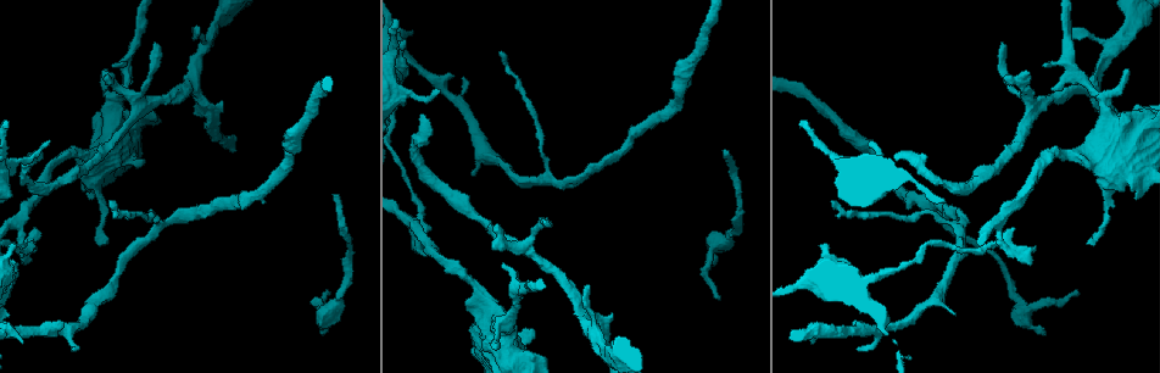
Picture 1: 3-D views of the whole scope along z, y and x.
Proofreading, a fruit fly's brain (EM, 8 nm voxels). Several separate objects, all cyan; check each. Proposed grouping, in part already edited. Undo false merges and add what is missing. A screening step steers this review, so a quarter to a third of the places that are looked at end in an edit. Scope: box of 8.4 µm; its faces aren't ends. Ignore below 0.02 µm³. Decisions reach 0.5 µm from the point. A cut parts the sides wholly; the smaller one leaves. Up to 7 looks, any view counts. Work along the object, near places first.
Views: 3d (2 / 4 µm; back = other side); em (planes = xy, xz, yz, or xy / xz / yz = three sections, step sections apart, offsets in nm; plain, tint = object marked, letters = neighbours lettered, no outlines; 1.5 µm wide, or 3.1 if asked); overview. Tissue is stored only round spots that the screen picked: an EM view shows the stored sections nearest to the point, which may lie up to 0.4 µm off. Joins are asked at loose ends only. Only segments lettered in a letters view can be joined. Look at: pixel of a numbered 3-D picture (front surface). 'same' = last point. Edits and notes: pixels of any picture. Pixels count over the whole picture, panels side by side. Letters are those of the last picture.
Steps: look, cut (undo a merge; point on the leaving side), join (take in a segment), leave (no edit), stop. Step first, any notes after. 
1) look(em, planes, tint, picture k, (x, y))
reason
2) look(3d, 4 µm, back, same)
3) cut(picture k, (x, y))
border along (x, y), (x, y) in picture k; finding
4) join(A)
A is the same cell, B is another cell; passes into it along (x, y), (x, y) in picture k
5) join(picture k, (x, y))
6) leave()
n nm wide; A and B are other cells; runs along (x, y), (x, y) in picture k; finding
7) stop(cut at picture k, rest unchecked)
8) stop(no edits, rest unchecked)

look(3d, 2 µm, picture 1, (412, 250))
an open end

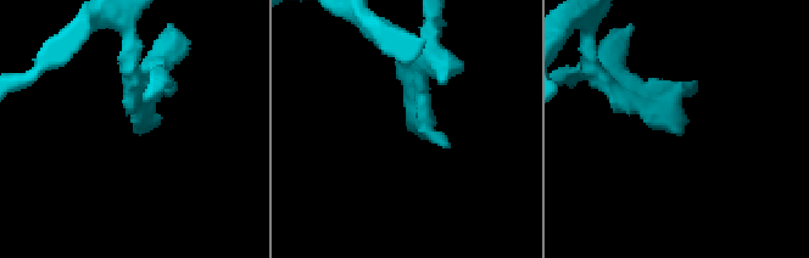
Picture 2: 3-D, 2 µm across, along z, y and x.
look(em, planes, letters, picture 2, (413, 130))

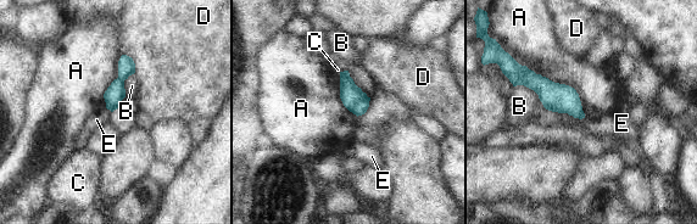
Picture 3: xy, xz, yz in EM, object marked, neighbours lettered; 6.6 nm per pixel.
cut(picture 3, (126, 65))
A, B, C, D and E are other cells; border along (118, 77), (123, 80) in picture 3; two neurons meet here

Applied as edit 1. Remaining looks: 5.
look(overview)

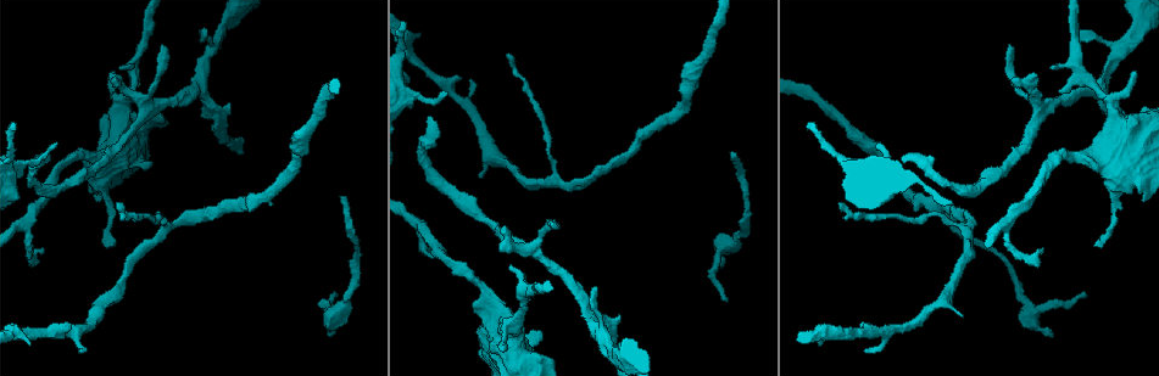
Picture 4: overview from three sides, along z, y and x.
look(em, planes, tint, picture 4, (508, 57))
long arm stops here

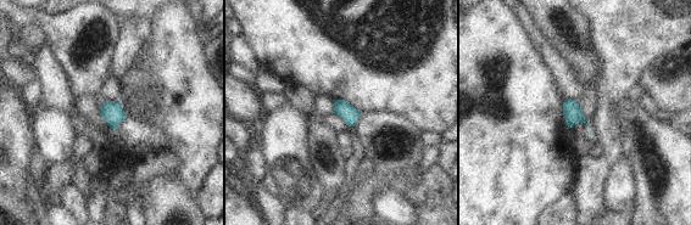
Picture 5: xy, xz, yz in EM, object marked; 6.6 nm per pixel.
look(em, planes, letters, same)

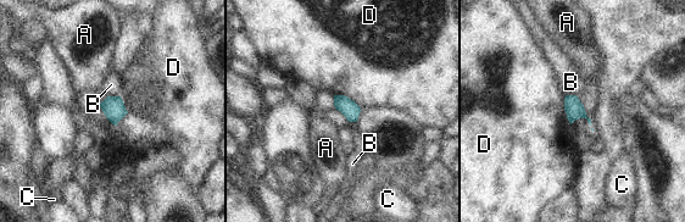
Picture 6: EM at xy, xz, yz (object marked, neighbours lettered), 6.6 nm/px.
leave()
A, B, C and D are other cells; border along (107, 94), (120, 96) in picture 6; no lettered segment goes on from it

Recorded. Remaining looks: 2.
look(3d, 4 µm, back, picture 4, (328, 336))

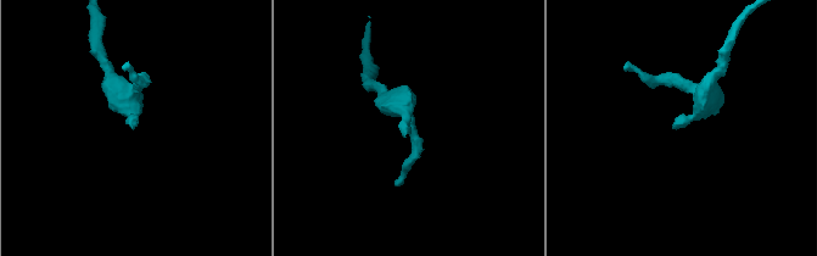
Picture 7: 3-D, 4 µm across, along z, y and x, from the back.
look(em, planes, letters, picture 7, (674, 127))
need the tissue

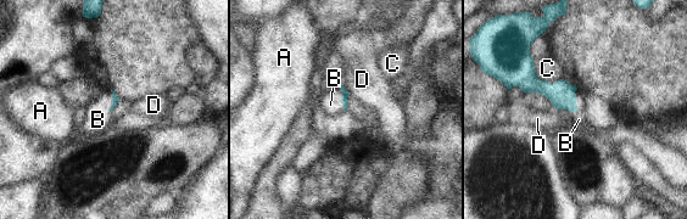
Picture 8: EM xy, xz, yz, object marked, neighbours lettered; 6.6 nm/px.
join(B)
C touches over 240 nm; B is the same cell, A, C and D are other cells; passes into it along (562, 94), (575, 102), (579, 119) in picture 8; the neuron continues

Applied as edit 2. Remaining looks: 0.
stop(cut at picture 3, join at picture 8, rest unchecked)

